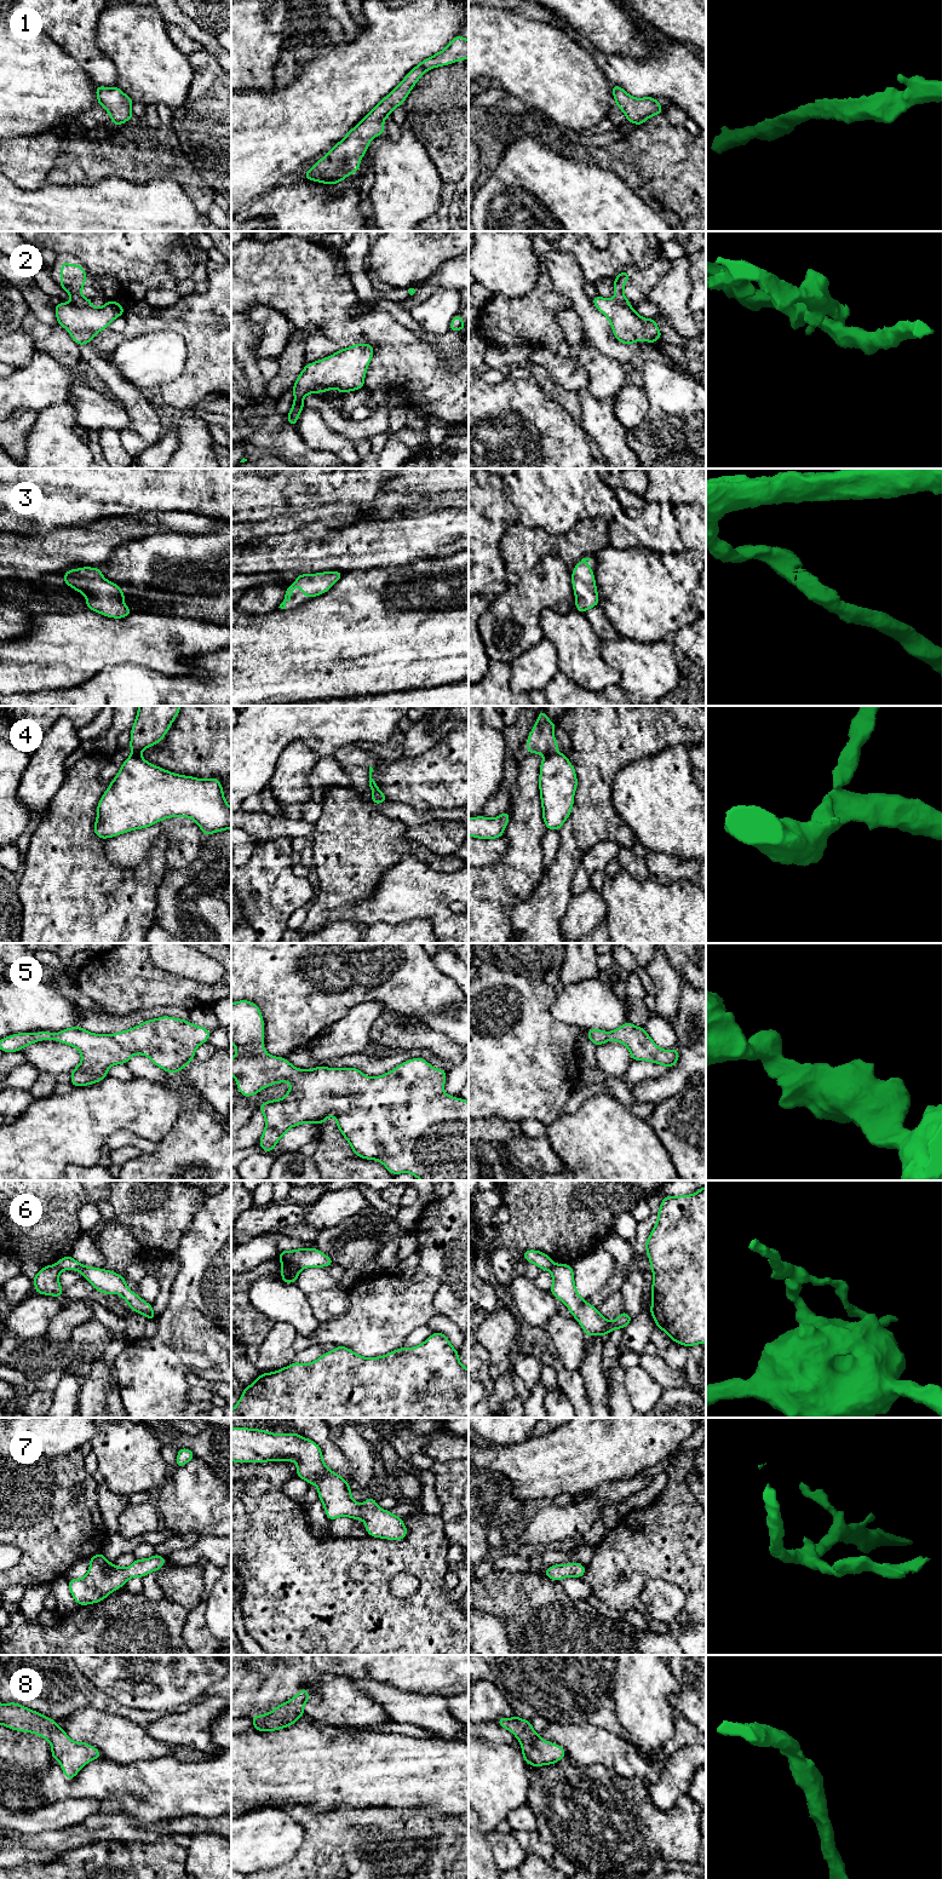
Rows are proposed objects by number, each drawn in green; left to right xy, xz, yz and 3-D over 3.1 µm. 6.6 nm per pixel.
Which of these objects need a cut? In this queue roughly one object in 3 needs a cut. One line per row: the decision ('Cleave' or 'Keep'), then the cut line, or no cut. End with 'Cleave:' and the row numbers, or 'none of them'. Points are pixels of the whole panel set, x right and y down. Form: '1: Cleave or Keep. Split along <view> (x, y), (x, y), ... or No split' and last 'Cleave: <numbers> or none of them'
1: Keep. No split
2: Cleave. Split along xy (75, 303), (90, 305)
3: Keep. No split
4: Cleave. Split along yz (552, 752), (544, 756)
5: Keep. No split
6: Cleave. Split along xz (280, 1257), (291, 1262), (299, 1270)
7: Keep. No split
8: Keep. No split
Cleave: 2, 4, 6

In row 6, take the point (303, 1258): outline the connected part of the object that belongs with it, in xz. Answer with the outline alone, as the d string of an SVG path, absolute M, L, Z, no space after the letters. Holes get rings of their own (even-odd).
M298 1248L293 1251L280 1251L278 1258L293 1263L299 1270L306 1268L324 1268L335 1263L317 1248Z

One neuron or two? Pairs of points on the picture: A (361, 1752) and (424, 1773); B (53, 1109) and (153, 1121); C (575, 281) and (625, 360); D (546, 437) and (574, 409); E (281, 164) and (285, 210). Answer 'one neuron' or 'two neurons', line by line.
A: one neuron
B: one neuron
C: one neuron
D: two neurons
E: two neurons

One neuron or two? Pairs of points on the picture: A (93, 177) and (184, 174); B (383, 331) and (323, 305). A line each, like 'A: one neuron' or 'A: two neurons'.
A: one neuron
B: one neuron

